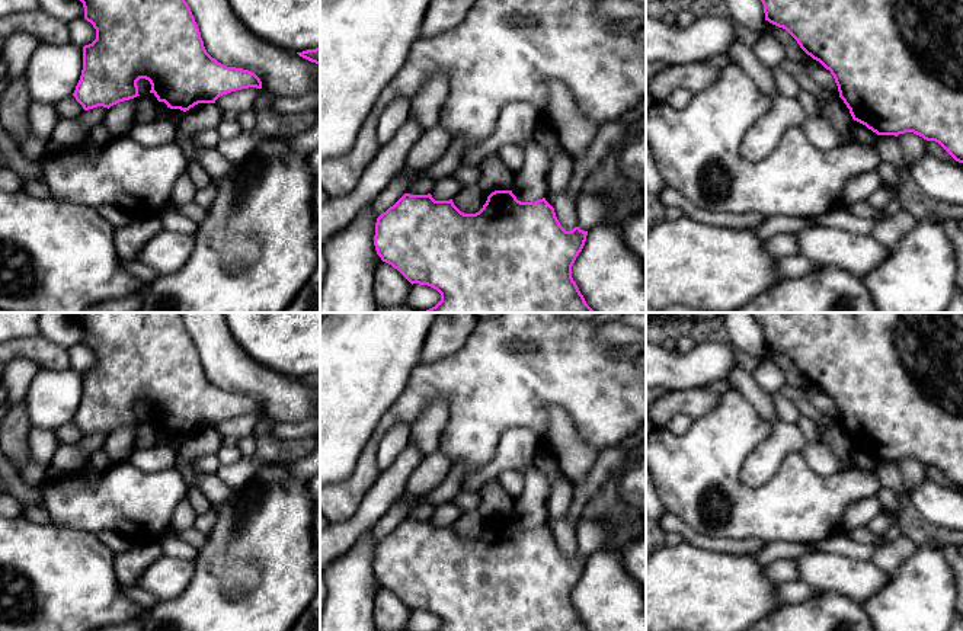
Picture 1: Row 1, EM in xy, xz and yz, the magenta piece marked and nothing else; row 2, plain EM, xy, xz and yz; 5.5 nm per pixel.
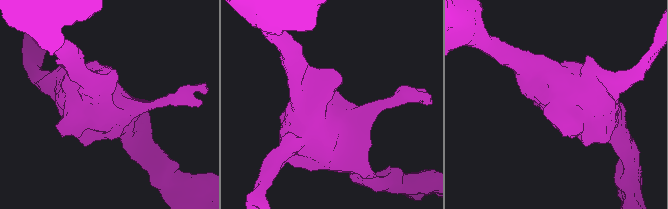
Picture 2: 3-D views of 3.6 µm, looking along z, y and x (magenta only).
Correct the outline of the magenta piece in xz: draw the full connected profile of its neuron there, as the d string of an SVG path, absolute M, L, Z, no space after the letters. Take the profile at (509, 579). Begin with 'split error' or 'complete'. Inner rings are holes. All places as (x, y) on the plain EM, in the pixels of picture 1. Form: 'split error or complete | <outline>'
complete | M495 516L487 522L486 529L479 538L464 539L454 531L452 525L435 526L431 519L404 519L393 532L377 544L374 571L381 586L397 595L412 611L428 611L436 615L441 619L441 627L436 631L588 631L572 603L572 592L585 571L586 561L588 557L579 552L566 557L560 551L554 534L546 523L535 528L521 528L512 516Z

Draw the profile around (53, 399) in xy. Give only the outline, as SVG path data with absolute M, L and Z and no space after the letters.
M39 368L25 397L31 426L57 430L73 422L81 395L81 372Z

